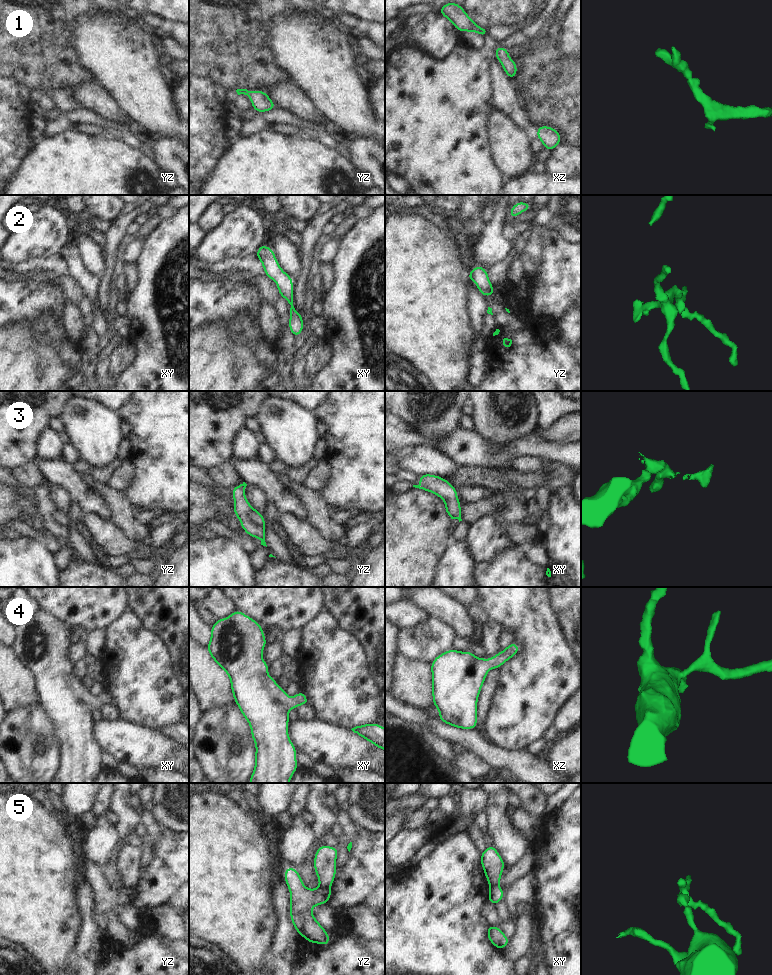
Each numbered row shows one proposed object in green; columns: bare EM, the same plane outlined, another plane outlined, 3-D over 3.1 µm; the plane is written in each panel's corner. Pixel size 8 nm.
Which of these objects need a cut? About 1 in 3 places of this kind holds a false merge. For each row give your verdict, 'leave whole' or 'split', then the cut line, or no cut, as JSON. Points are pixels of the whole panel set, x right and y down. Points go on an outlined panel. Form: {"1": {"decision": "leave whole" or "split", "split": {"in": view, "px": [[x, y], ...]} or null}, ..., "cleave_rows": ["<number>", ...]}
{"1": {"decision": "leave whole", "split": null}, "2": {"decision": "leave whole", "split": null}, "3": {"decision": "leave whole", "split": null}, "4": {"decision": "leave whole", "split": null}, "5": {"decision": "split", "split": {"in": "yz", "px": [[320, 886], [328, 889]]}}, "cleave_rows": ["5"]}

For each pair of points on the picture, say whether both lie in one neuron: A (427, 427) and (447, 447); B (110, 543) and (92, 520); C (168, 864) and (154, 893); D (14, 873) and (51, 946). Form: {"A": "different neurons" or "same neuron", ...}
{"A": "different neurons", "B": "same neuron", "C": "same neuron", "D": "same neuron"}

